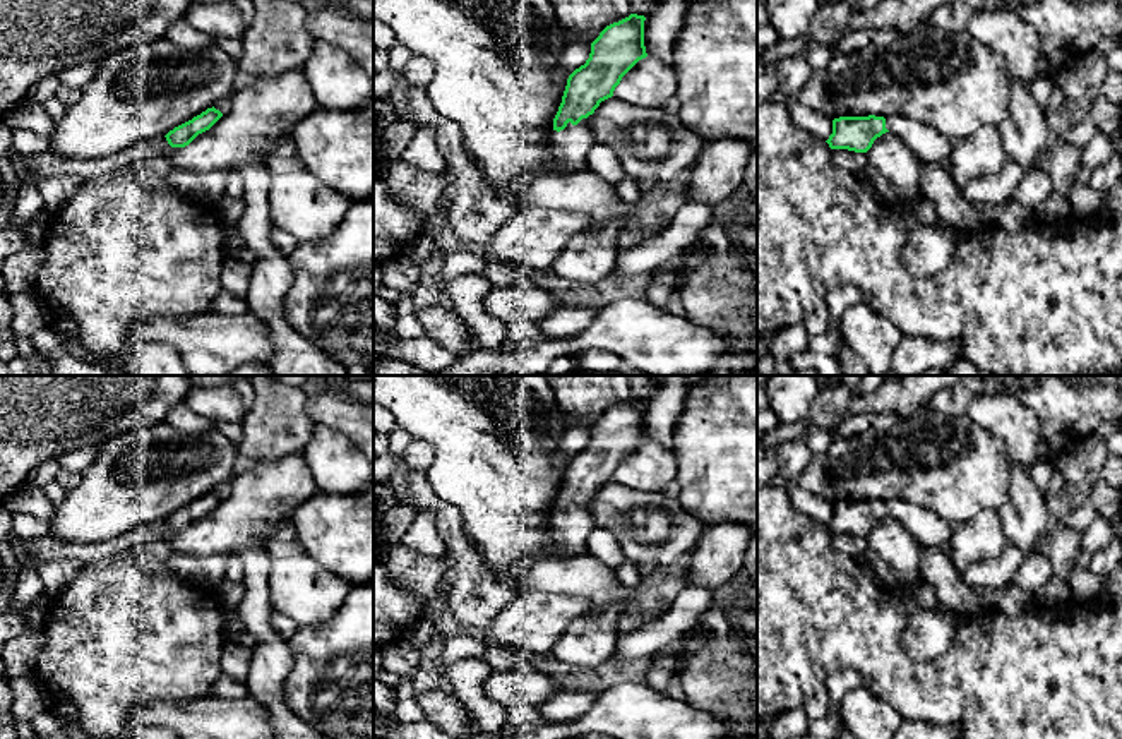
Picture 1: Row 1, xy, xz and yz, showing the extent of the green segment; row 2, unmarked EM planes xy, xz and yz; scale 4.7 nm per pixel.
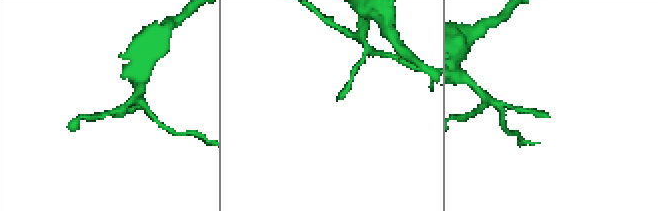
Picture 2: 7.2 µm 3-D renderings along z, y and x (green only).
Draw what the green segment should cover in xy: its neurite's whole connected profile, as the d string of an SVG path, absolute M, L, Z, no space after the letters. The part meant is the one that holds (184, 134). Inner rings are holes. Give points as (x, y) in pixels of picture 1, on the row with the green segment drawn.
M207 108L200 115L194 117L192 120L175 127L164 137L171 147L185 147L188 146L199 134L209 130L223 113L219 110Z

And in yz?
M839 117L826 141L831 149L867 153L874 141L891 132L899 137L920 163L937 163L949 170L954 144L935 129L904 117Z

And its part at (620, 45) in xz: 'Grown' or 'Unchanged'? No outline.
Grown

